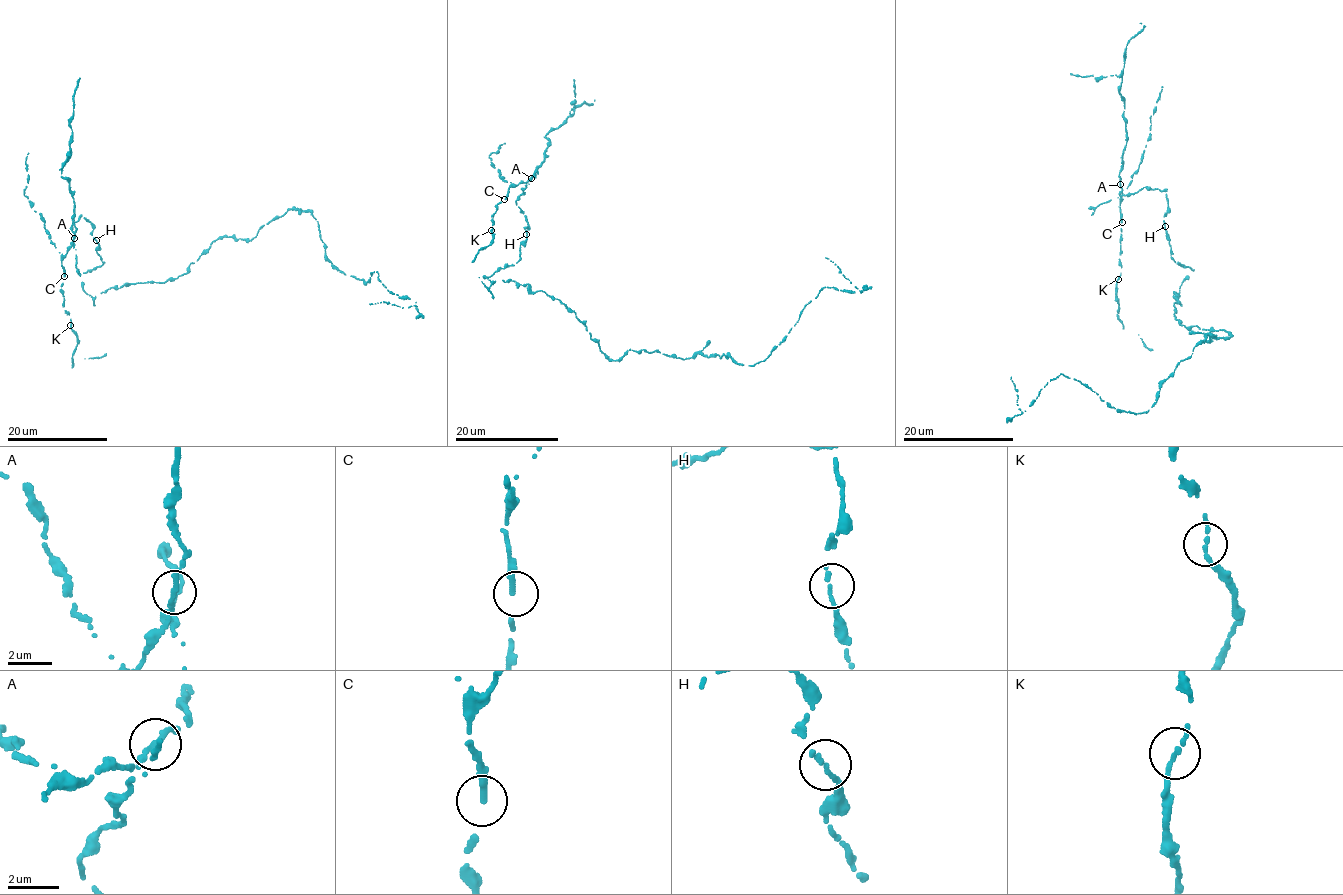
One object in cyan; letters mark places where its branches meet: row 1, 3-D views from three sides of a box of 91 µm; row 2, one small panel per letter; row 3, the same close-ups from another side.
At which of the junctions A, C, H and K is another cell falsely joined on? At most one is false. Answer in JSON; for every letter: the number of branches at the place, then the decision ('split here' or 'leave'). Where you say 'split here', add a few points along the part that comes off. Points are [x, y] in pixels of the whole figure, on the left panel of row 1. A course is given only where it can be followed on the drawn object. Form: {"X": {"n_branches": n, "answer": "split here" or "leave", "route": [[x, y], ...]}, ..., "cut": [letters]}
{"A": {"n_branches": 1, "answer": "leave"}, "C": {"n_branches": 1, "answer": "leave"}, "H": {"n_branches": 1, "answer": "leave"}, "K": {"n_branches": 1, "answer": "leave"}, "cut": []}

